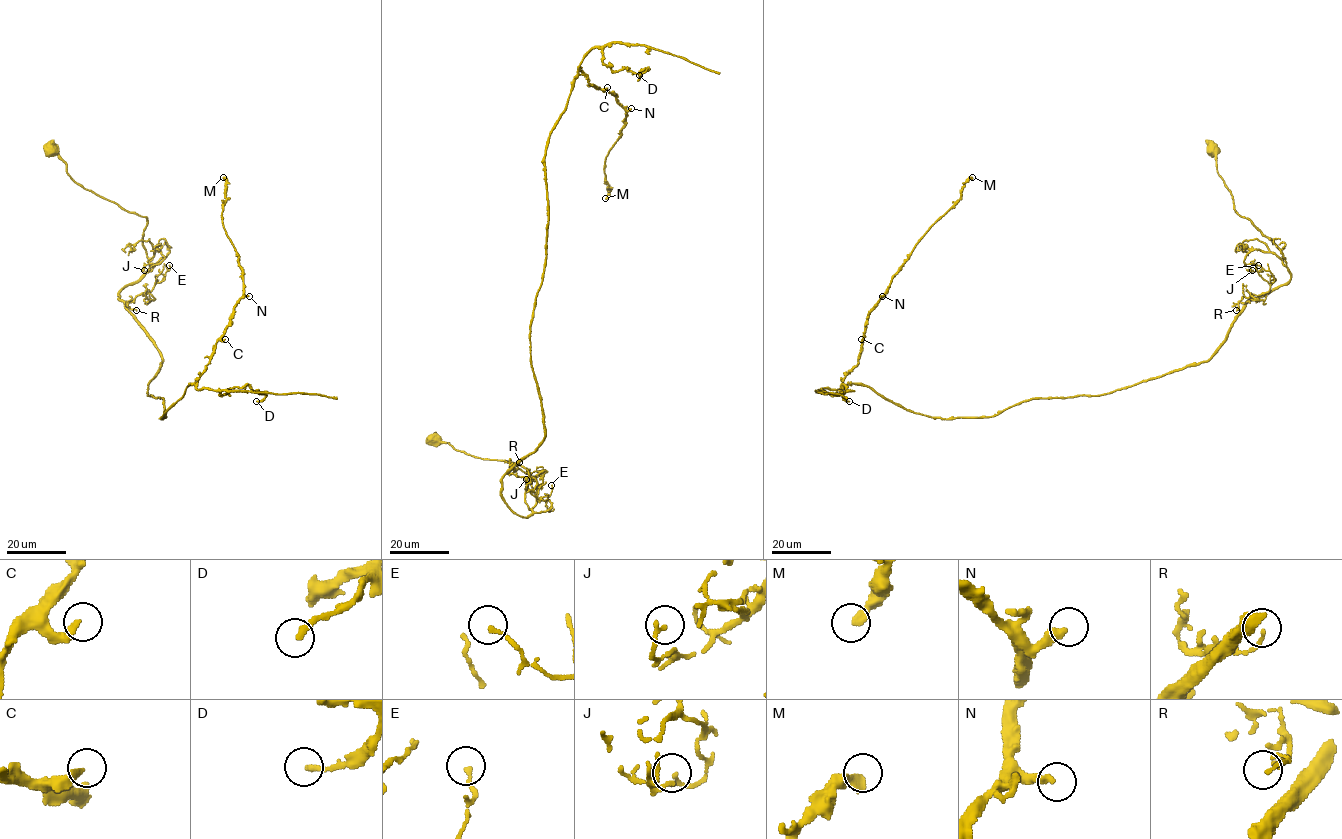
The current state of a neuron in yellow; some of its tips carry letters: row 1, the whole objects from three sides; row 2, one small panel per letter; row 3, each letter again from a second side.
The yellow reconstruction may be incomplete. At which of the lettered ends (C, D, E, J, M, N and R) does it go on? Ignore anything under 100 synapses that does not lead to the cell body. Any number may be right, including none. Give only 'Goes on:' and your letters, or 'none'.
Goes on: none

